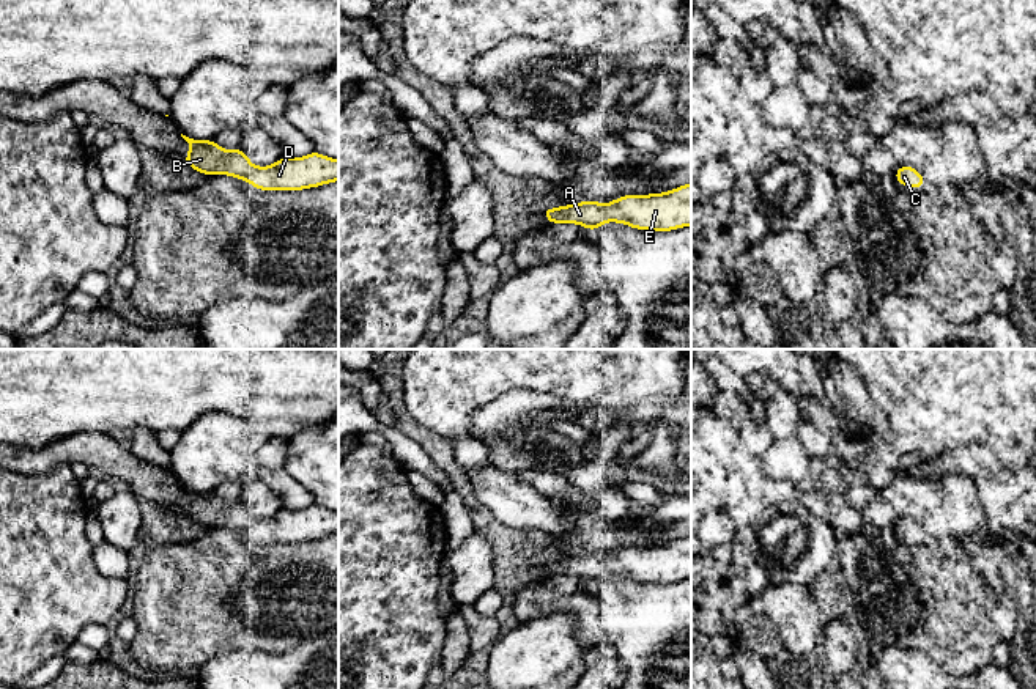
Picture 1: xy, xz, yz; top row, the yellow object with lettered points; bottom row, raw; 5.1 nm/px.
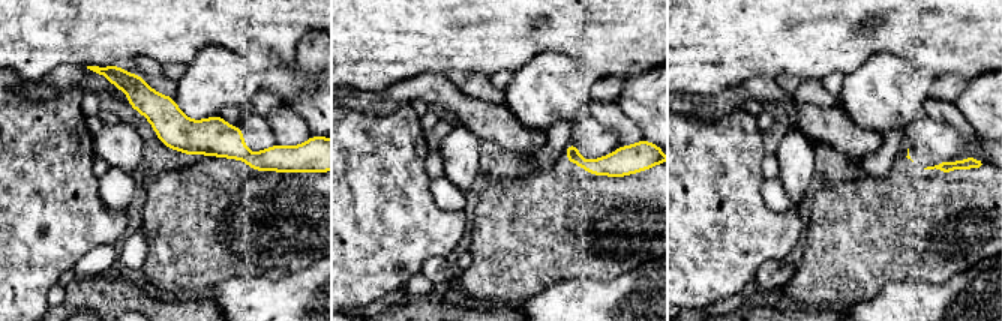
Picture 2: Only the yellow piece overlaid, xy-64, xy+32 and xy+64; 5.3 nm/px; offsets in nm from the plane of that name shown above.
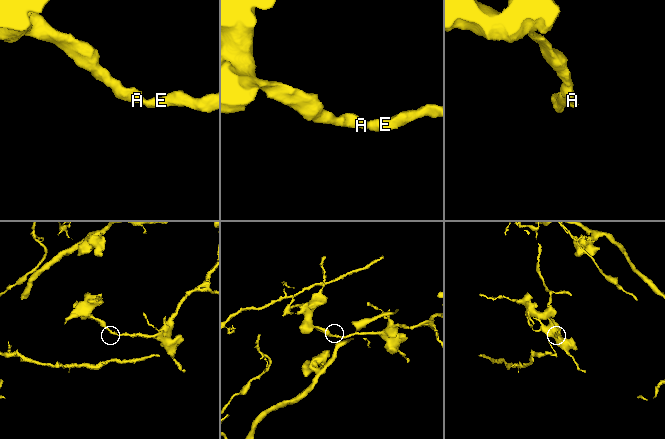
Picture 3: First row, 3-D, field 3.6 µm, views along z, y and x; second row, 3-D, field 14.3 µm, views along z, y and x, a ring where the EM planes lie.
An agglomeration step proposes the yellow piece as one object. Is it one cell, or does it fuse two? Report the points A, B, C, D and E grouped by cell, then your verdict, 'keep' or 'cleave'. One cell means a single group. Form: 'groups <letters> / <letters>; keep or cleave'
groups A B C D E; keep

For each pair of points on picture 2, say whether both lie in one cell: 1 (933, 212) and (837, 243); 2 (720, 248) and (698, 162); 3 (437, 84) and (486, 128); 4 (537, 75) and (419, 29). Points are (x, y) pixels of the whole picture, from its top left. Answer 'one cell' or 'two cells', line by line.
1: one cell
2: one cell
3: one cell
4: two cells

